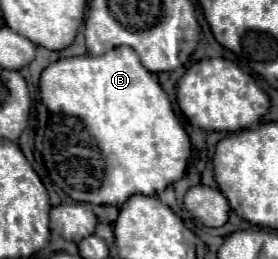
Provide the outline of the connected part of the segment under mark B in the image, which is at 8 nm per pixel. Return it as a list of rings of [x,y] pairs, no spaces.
[[[117,46],[103,56],[73,56],[49,64],[39,80],[41,100],[49,112],[45,130],[35,140],[51,180],[75,202],[121,206],[133,194],[157,196],[183,178],[191,156],[191,142],[173,114],[157,74],[149,72],[129,46]]]

